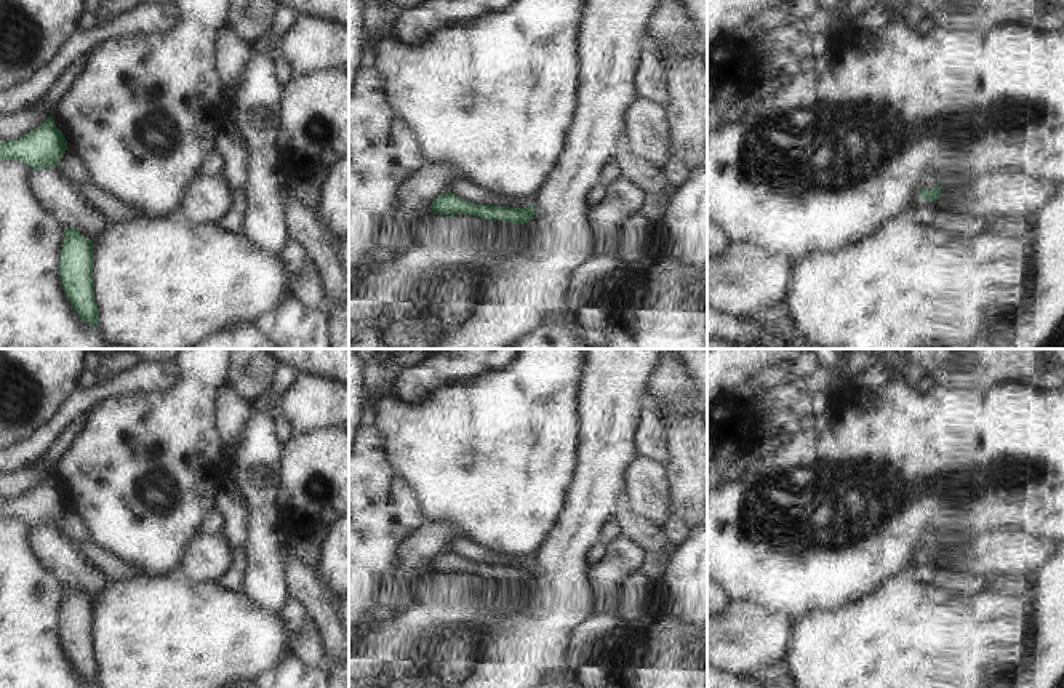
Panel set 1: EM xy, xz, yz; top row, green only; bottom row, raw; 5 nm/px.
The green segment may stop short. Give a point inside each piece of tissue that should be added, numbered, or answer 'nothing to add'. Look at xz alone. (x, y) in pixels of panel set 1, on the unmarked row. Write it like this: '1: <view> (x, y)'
nothing to add

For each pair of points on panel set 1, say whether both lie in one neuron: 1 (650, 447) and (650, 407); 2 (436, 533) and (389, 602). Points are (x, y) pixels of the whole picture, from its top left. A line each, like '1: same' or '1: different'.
1: same
2: same

